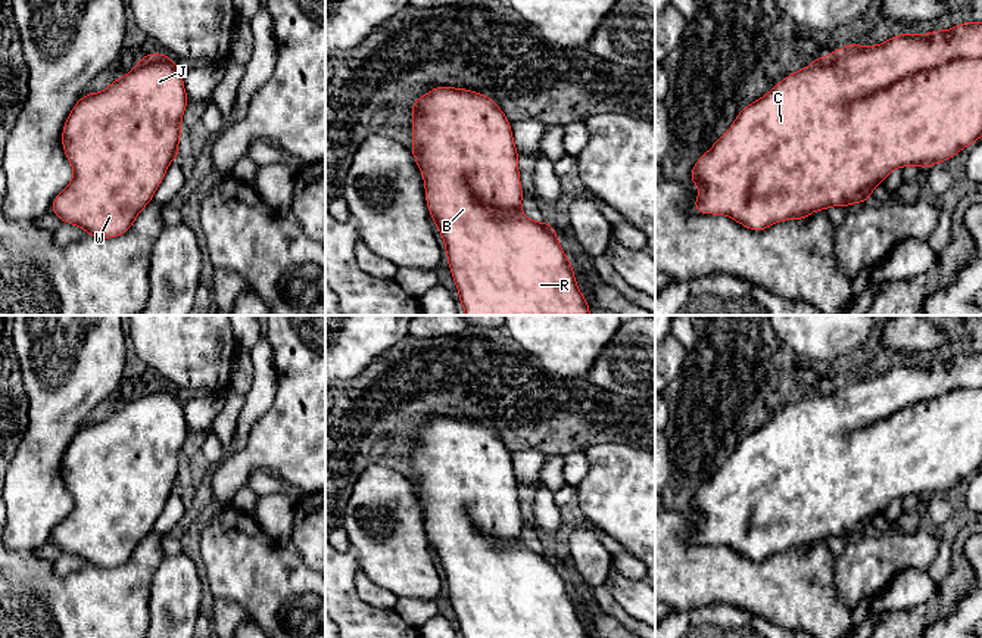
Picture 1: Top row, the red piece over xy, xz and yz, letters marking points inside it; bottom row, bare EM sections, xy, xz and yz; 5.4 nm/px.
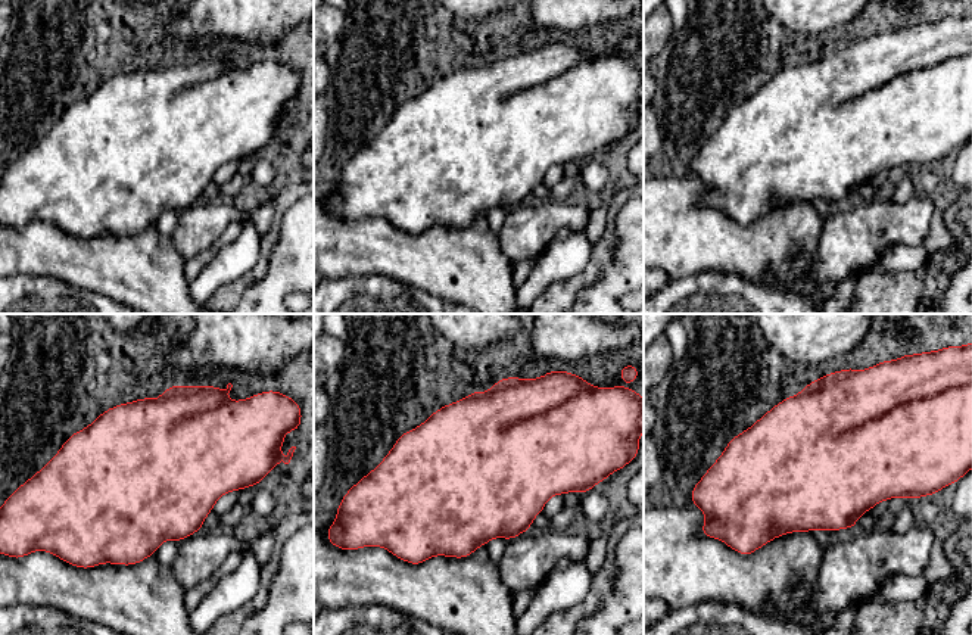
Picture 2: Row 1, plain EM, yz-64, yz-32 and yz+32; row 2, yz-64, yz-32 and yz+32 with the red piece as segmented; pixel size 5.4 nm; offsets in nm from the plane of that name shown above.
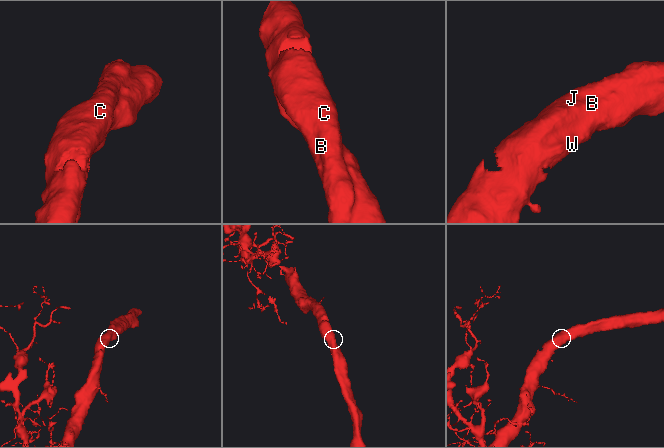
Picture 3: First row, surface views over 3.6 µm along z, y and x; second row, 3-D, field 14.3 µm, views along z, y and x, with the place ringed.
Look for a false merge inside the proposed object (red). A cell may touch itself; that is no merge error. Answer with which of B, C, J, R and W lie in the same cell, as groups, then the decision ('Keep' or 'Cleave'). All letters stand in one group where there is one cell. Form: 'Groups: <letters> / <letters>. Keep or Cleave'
Groups: B C J R W. Keep

